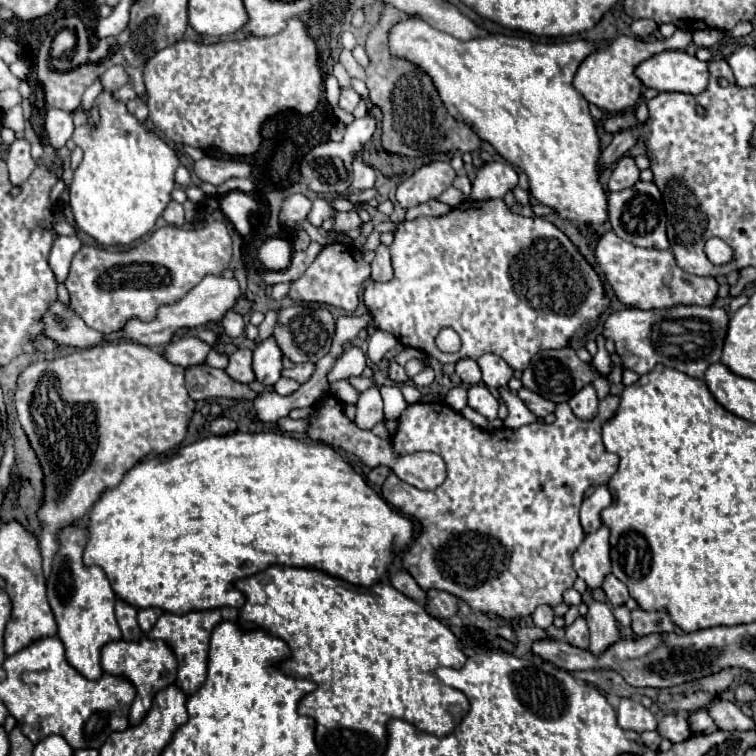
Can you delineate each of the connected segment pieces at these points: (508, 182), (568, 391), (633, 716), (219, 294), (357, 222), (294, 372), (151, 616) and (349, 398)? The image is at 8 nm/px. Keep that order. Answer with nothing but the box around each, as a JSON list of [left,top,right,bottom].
[[469,162,517,200],[521,346,601,404],[617,698,657,734],[123,276,241,346],[335,212,361,232],[281,364,315,382],[139,608,163,632],[331,382,359,404]]

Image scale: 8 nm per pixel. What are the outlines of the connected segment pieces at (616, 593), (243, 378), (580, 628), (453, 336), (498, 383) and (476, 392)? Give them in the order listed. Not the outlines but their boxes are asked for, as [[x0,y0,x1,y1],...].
[[603,574,629,608],[225,348,255,382],[565,618,589,650],[435,328,461,353],[477,354,513,388],[469,384,503,428]]

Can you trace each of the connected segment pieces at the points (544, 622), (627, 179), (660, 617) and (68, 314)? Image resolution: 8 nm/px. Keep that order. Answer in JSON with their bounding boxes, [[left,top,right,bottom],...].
[[533,606,553,630],[609,158,639,190],[631,608,675,636],[41,300,105,350]]

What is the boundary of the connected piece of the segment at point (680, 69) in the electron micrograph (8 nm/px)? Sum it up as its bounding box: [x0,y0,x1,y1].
[635,50,709,94]

